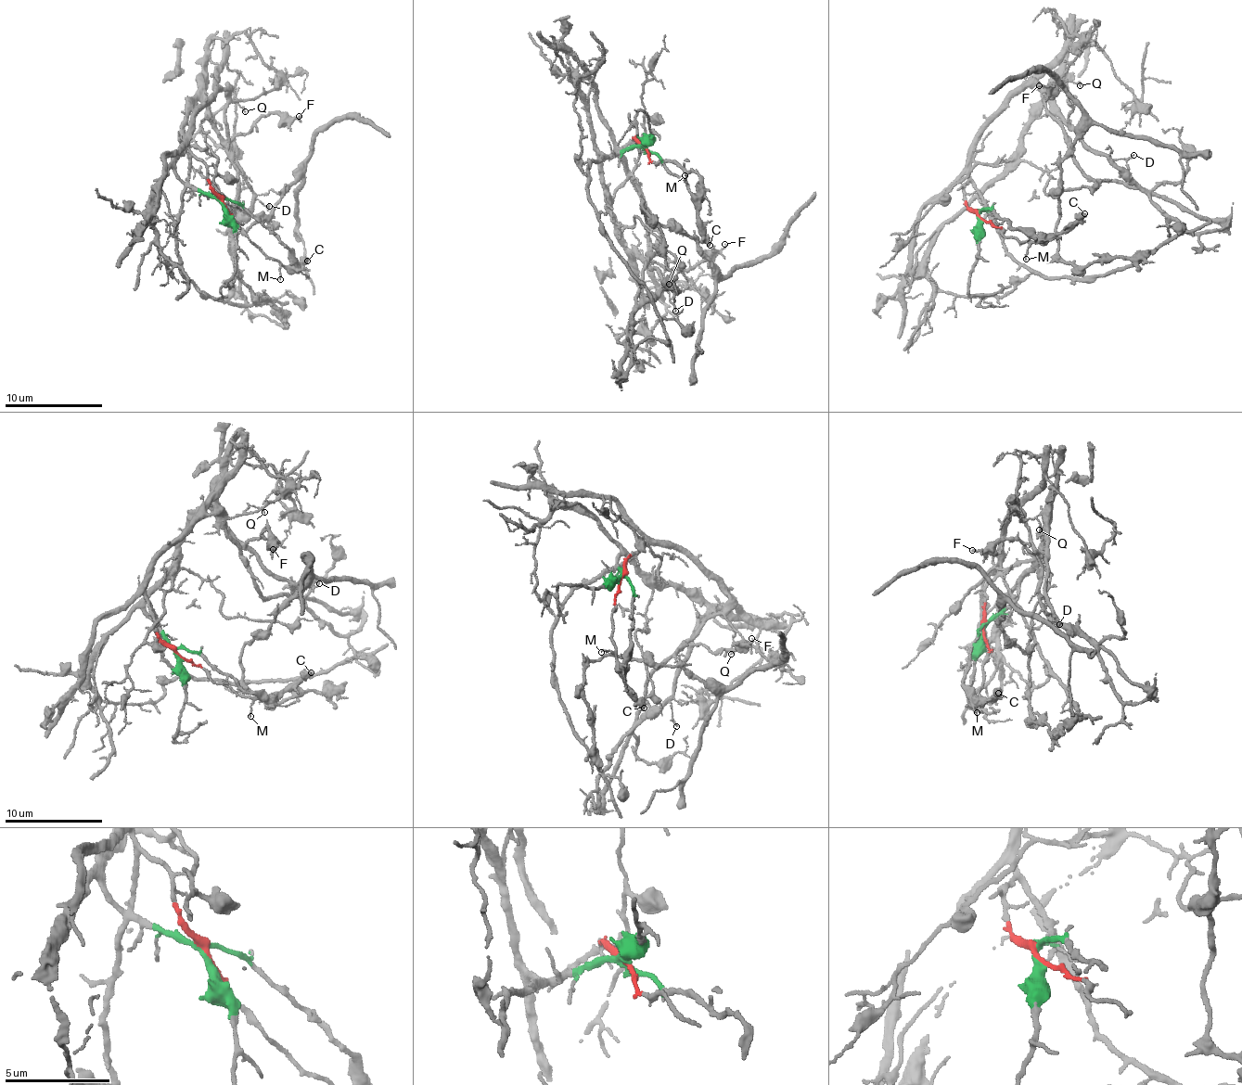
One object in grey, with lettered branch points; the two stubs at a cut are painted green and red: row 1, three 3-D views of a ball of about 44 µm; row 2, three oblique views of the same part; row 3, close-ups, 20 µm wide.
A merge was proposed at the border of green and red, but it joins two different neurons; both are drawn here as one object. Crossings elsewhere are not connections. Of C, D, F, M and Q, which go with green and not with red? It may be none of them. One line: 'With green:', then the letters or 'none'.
With green: D, F

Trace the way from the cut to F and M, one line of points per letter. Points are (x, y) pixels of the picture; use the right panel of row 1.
F: (978, 218), (984, 191), (1047, 99), (1069, 124), (1073, 108), (1062, 84), (1039, 85)
M: (978, 218), (992, 223), (1006, 236), (1030, 244), (1027, 260)

